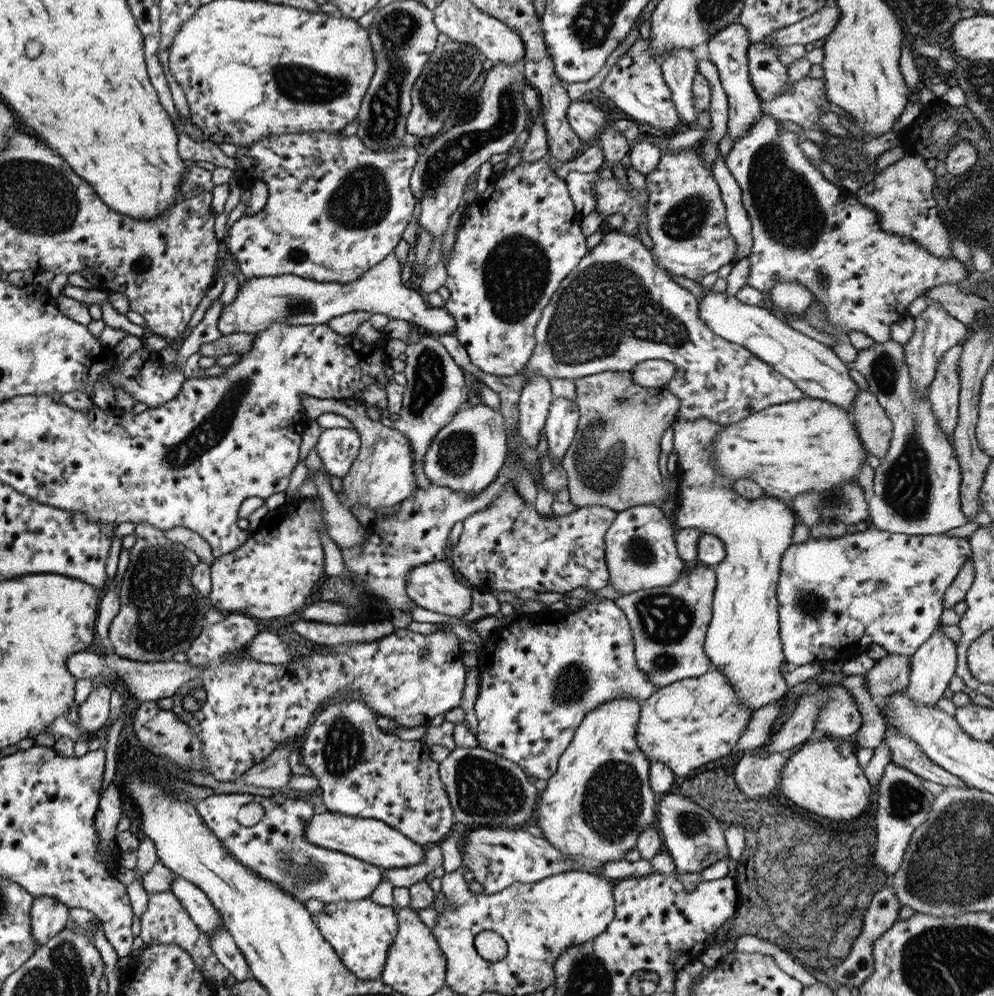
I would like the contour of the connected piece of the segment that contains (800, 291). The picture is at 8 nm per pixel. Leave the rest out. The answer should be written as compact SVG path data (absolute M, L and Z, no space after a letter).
M776 282L768 291L773 306L785 315L803 318L805 309L813 300L812 294L796 282Z

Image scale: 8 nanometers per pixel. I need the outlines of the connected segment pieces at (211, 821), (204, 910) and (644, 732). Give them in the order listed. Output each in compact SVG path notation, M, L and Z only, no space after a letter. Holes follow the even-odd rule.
M218 793L195 802L195 810L219 844L236 861L254 870L261 878L273 881L300 903L304 904L309 898L321 901L324 906L340 901L358 901L369 897L382 880L380 867L307 842L302 828L314 812L311 803L303 799L287 798L277 804L260 795ZM247 802L263 806L262 817L253 826L241 826L236 819L237 809Z
M181 877L172 878L170 891L175 898L178 898L189 918L207 938L215 929L223 927L218 912L194 884Z
M711 668L698 677L662 686L639 702L635 740L648 762L666 764L674 776L689 776L695 773L695 768L704 768L707 762L728 754L745 730L752 712L737 702L731 686L724 674Z

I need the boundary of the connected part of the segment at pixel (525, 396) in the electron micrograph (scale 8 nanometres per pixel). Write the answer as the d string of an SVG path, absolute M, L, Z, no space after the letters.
M544 376L529 377L521 387L516 406L517 432L530 447L535 447L539 442L539 433L544 427L552 397L549 383Z

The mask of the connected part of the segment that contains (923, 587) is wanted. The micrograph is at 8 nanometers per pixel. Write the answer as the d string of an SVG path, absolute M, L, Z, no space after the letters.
M872 526L863 531L848 529L847 532L837 538L808 537L803 542L791 543L787 550L783 552L780 560L776 589L778 634L782 644L784 660L796 666L824 660L841 659L843 661L853 654L865 653L870 644L878 644L888 652L888 655L900 654L910 657L915 652L915 649L931 636L939 624L939 617L941 617L944 609L944 606L941 605L941 599L943 599L943 595L945 595L950 583L957 577L961 566L970 558L970 544L967 539L968 537L948 537L944 533L928 535L897 534L882 531Z

